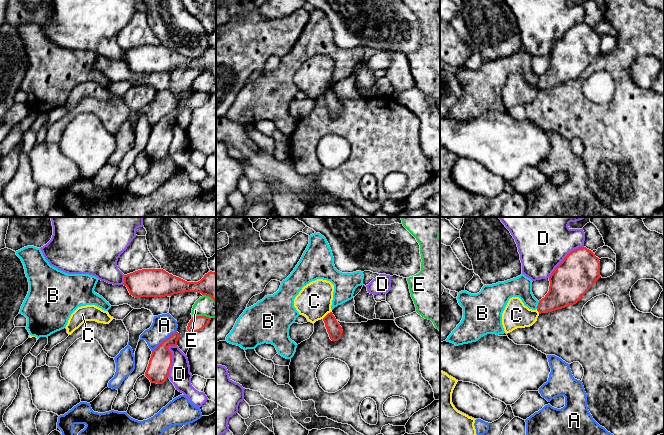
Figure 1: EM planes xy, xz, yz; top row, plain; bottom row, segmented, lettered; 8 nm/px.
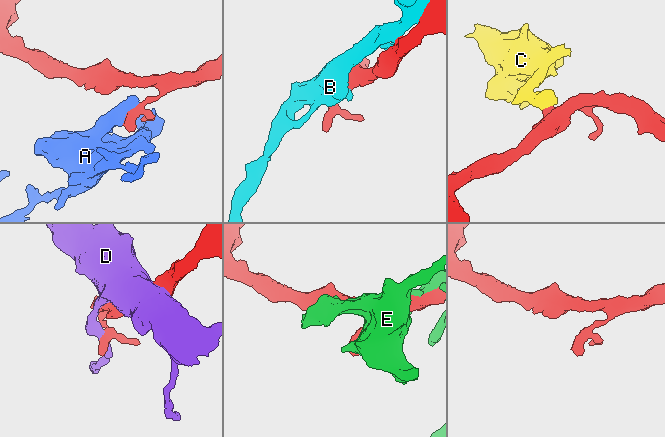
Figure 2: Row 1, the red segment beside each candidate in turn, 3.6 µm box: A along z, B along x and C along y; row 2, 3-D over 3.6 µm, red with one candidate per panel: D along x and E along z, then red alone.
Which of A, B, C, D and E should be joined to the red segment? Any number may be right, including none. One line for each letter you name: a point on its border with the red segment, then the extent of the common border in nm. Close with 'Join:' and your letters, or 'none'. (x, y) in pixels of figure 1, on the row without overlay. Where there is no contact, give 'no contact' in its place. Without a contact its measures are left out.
Join: none

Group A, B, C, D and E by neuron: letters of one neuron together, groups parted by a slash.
A C E / B / D

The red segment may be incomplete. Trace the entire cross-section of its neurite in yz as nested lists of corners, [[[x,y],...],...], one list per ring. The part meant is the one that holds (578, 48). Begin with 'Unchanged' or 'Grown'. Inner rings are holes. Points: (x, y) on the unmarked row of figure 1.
Unchanged. [[[586,23],[571,27],[549,53],[549,67],[539,76],[539,90],[576,80],[600,54],[600,37]]]

